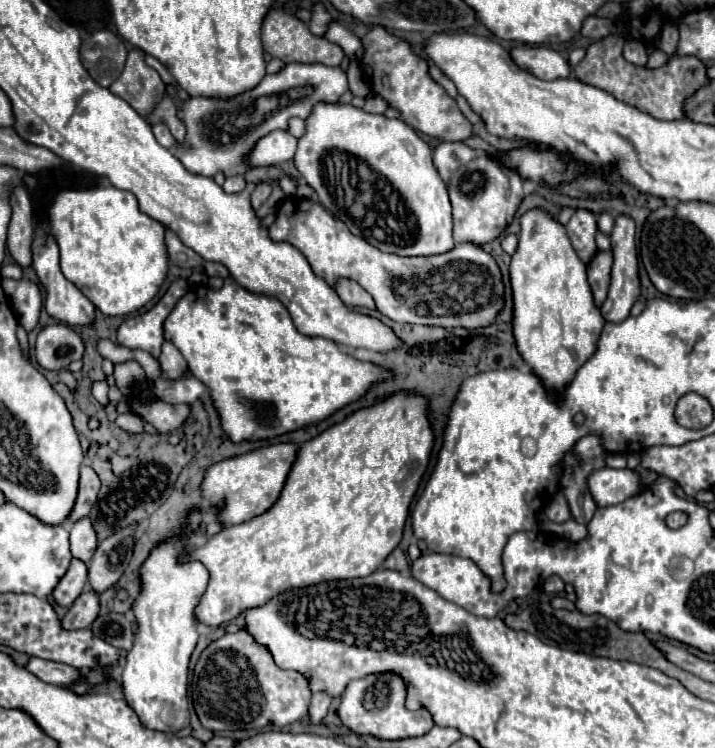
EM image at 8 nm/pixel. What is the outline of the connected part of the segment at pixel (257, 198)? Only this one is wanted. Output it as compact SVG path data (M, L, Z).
M269 182L259 184L259 186L251 192L251 206L257 210L257 208L271 196L271 192L273 192L273 186L271 186Z

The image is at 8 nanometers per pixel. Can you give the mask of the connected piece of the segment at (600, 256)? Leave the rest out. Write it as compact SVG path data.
M597 252L597 256L587 264L587 276L589 276L589 284L591 284L597 306L601 306L607 298L609 280L611 280L611 264L613 264L611 252Z

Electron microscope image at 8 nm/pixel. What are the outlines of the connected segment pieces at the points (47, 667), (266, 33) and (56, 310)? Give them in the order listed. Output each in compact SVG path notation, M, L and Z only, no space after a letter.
M31 658L27 668L37 678L41 678L43 682L57 684L57 686L73 686L83 676L83 672L73 668L73 666L67 666L67 664L61 664L61 662L43 660L43 658Z
M269 10L269 14L263 20L263 32L261 32L261 40L263 40L263 50L267 54L271 54L273 58L279 58L283 62L303 62L303 64L325 64L325 66L339 66L343 60L343 50L325 40L325 38L317 38L309 32L307 24L301 22L299 18L295 18L291 12L287 10Z
M37 236L35 242L33 242L33 268L41 280L41 284L45 286L45 310L61 320L61 322L67 322L71 326L79 326L79 324L89 324L93 320L93 312L95 312L95 306L93 302L89 302L89 298L85 298L75 284L71 284L61 268L59 268L59 248L55 244L55 240L51 236Z

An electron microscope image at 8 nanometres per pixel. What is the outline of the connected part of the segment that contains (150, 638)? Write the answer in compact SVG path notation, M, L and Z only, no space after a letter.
M193 508L187 512L185 522L181 530L173 536L167 536L161 540L147 556L139 570L139 580L141 580L141 590L139 596L133 602L133 614L135 614L135 642L133 648L125 656L125 666L121 674L121 684L123 684L123 696L127 704L137 712L141 718L143 726L151 730L161 730L161 732L177 732L185 726L189 726L189 701L187 694L187 680L189 672L189 658L191 652L195 650L197 644L197 618L195 618L195 608L197 602L201 600L201 594L207 588L209 582L209 570L197 560L187 560L181 562L181 556L187 556L195 550L191 544L191 538L197 534L201 522L203 522L205 512L199 508Z

